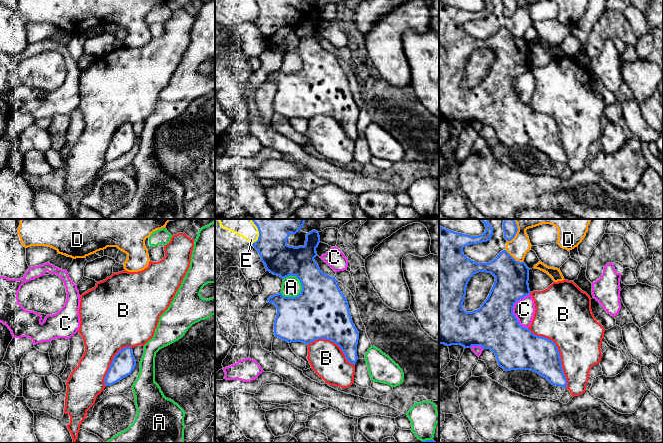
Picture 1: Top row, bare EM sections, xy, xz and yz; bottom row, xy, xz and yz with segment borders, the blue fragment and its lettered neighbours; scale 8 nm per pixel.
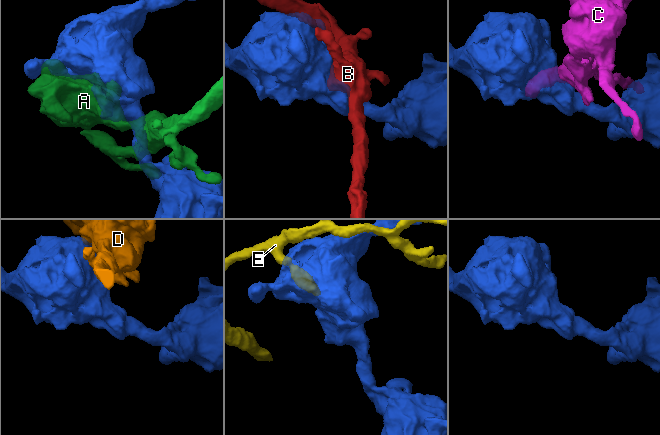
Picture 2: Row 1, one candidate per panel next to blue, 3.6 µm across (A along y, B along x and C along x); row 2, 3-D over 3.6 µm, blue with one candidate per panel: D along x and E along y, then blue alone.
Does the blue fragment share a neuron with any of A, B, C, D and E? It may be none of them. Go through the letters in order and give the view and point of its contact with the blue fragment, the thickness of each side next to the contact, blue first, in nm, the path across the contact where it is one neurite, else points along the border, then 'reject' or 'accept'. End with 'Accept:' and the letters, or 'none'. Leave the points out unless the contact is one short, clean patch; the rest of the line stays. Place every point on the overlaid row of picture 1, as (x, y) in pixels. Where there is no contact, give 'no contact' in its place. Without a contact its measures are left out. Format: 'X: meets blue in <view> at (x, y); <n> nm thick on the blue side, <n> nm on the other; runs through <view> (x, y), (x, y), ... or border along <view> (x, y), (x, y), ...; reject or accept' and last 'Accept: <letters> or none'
A: meets blue in xz at (296, 296); 440 nm thick on the blue side, 160 nm on the other; reject
B: meets blue in yz at (558, 352); 300 nm thick on the blue side, 400 nm on the other; reject
C: meets blue in yz at (512, 309); 380 nm thick on the blue side, 180 nm on the other; reject
D: meets blue in yz at (513, 258); 280 nm thick on the blue side, 160 nm on the other; reject
E: meets blue in xz at (259, 232); 320 nm thick on the blue side, 220 nm on the other; reject
Accept: none

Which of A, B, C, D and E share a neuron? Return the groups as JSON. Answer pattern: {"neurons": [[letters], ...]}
{"neurons": [["A"], ["B"], ["C"], ["D"], ["E"]]}

